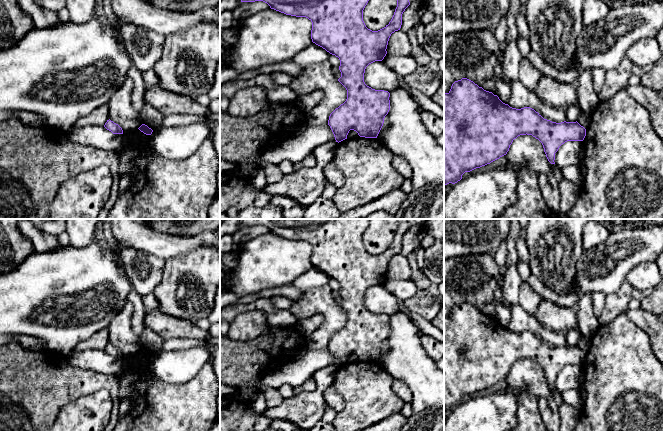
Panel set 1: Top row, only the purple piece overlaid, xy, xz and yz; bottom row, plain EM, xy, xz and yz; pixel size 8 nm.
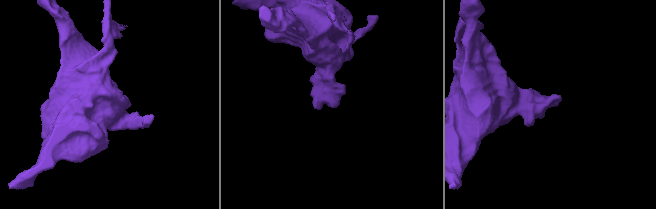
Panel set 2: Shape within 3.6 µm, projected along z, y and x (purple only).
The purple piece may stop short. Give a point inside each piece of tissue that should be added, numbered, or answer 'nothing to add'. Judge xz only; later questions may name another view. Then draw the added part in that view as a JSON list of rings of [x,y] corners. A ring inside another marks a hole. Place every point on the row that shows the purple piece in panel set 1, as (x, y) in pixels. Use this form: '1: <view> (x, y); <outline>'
nothing to add

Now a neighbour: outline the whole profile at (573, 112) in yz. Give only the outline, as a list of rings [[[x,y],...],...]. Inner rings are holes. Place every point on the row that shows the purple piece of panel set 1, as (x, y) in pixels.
[[[572,105],[565,111],[566,122],[576,122],[582,112],[582,109],[578,105]]]

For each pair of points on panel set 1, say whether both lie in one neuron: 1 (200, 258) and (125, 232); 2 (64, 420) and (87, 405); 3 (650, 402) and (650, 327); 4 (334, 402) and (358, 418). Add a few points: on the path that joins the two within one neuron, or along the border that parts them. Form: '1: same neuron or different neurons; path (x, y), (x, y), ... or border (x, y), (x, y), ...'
1: different neurons; border (207, 245), (201, 245), (165, 261)
2: same neuron; path (70, 420), (81, 411)
3: different neurons; border (634, 323), (646, 333), (652, 349)
4: different neurons; border (332, 386), (343, 400), (343, 407), (337, 413)

